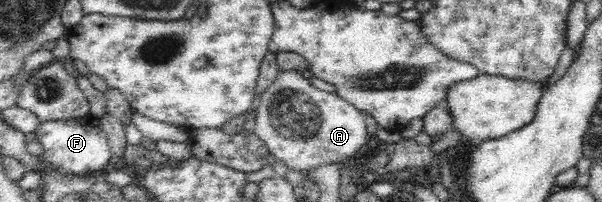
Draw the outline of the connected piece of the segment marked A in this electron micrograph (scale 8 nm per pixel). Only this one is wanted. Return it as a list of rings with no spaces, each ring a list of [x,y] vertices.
[[[285,71],[265,89],[254,114],[254,134],[259,136],[277,161],[304,174],[327,163],[347,164],[368,143],[365,117],[342,97],[319,90],[301,72]]]

